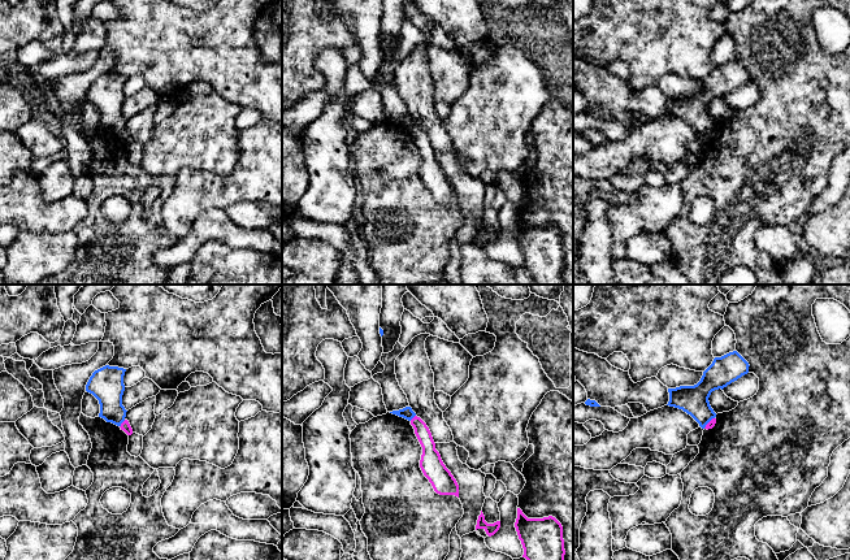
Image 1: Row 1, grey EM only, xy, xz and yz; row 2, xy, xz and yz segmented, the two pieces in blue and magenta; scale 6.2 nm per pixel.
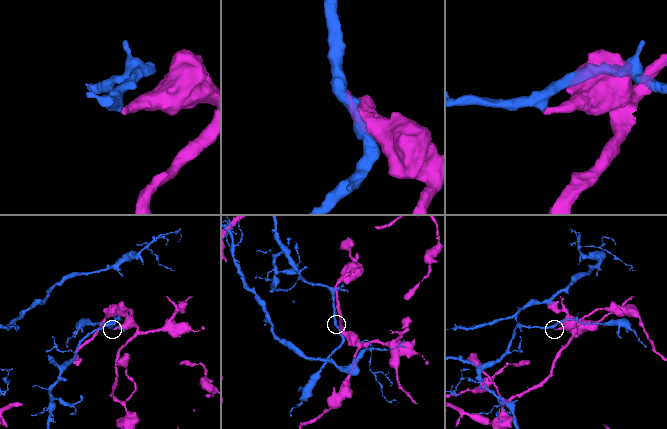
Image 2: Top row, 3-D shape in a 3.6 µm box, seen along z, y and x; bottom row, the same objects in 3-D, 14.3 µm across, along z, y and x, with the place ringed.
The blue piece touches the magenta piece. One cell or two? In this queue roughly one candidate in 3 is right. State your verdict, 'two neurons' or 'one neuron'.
two neurons

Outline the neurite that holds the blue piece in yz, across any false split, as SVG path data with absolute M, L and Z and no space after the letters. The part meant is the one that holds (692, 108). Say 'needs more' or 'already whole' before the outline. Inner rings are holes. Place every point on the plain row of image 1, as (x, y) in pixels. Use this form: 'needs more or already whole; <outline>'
already whole; M737 60L715 66L697 94L668 97L669 110L667 114L682 118L704 138L716 126L708 110L711 101L723 99L747 83L749 75L749 71Z

